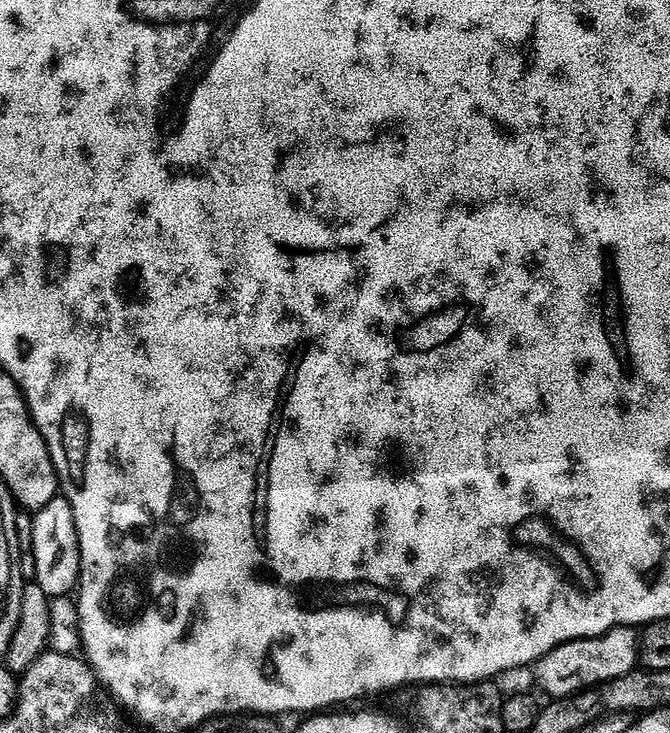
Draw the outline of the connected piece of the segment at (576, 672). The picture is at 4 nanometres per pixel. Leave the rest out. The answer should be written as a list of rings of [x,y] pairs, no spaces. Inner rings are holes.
[[[635,627],[612,628],[604,636],[575,640],[550,650],[534,665],[536,680],[548,698],[574,697],[577,693],[596,688],[600,684],[622,678],[637,671],[641,663],[640,647],[642,636]]]

